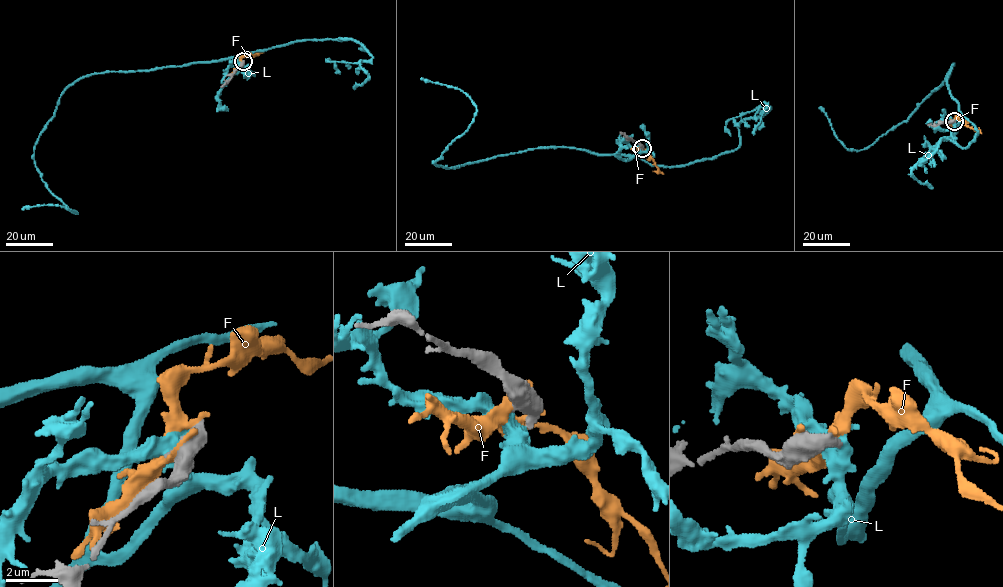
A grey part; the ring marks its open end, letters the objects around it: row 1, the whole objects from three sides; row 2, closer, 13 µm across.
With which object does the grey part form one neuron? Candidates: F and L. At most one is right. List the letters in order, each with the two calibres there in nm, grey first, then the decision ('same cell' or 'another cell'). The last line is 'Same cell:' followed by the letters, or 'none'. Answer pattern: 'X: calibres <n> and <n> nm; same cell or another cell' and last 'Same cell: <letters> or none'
F: calibres 550 and 280 nm; another cell
L: calibres 550 and 650 nm; another cell
Same cell: none

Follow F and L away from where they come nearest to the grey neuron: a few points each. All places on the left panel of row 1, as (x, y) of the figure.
F: (243, 61), (243, 56), (263, 52)
L: (242, 62), (235, 73), (237, 59), (228, 58), (70, 84), (33, 161), (77, 213), (22, 209)

